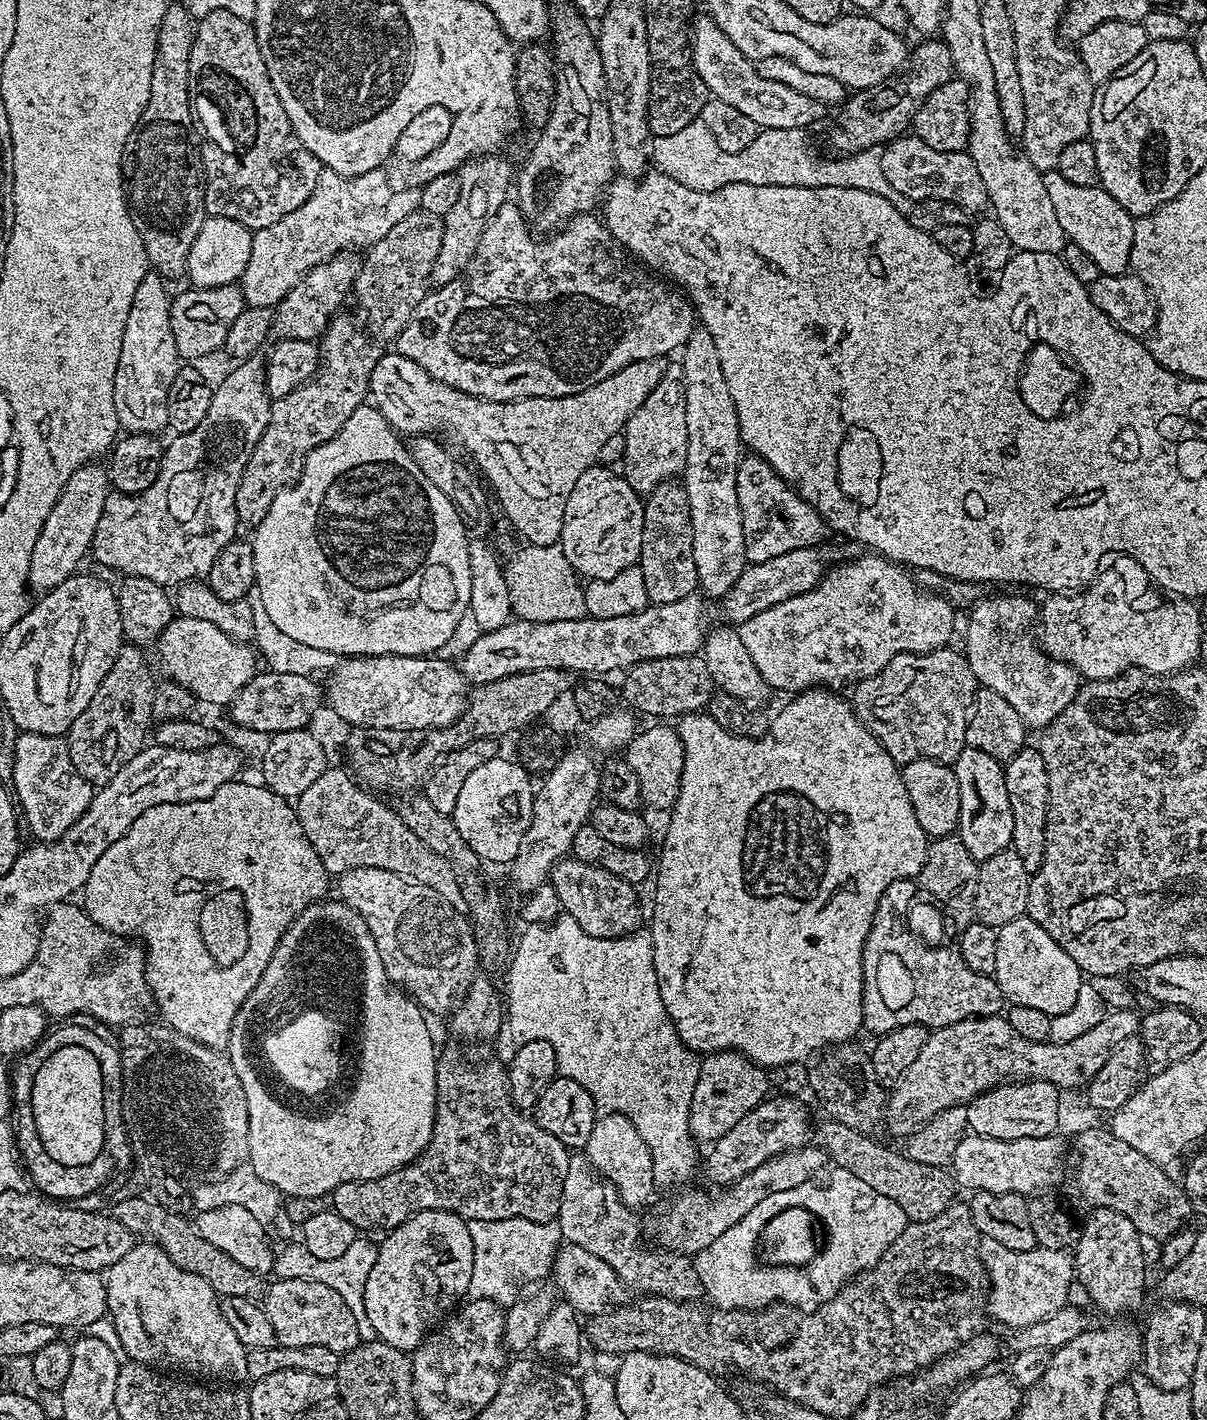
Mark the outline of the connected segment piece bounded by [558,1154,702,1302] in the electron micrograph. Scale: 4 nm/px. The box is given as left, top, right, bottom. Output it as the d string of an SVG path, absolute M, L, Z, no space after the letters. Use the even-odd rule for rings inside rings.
M569 1155L558 1217L561 1237L567 1243L582 1246L582 1250L590 1250L590 1254L602 1258L602 1262L618 1274L625 1289L632 1291L633 1288L640 1292L636 1294L664 1296L668 1300L699 1301L702 1289L693 1261L679 1252L667 1252L665 1248L647 1248L640 1237L640 1220L636 1216L639 1215L624 1205L616 1187L593 1169L587 1156Z

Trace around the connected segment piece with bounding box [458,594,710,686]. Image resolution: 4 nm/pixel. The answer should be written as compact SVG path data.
M693 594L669 604L649 603L647 608L622 618L594 618L583 615L579 620L530 622L513 618L498 630L480 632L477 640L458 660L460 673L469 685L479 686L513 676L519 672L537 672L543 668L562 668L573 674L604 678L607 672L623 673L638 662L654 658L678 658L697 655L710 631L709 601Z

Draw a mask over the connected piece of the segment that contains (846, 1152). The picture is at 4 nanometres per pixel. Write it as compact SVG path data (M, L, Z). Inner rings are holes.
M824 1118L821 1121L814 1128L814 1144L825 1152L827 1159L837 1168L850 1170L850 1174L856 1175L861 1182L866 1182L866 1186L872 1187L878 1194L898 1202L909 1221L934 1218L934 1214L942 1214L942 1210L946 1210L954 1202L954 1181L945 1169L914 1162L903 1151L895 1152L872 1140L876 1138L869 1133L842 1126L842 1122L837 1120Z

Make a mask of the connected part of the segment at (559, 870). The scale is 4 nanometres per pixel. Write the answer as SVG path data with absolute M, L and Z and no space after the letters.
M573 856L561 857L552 867L548 882L558 894L565 915L574 918L590 937L613 939L639 927L637 889L599 865L584 863Z

